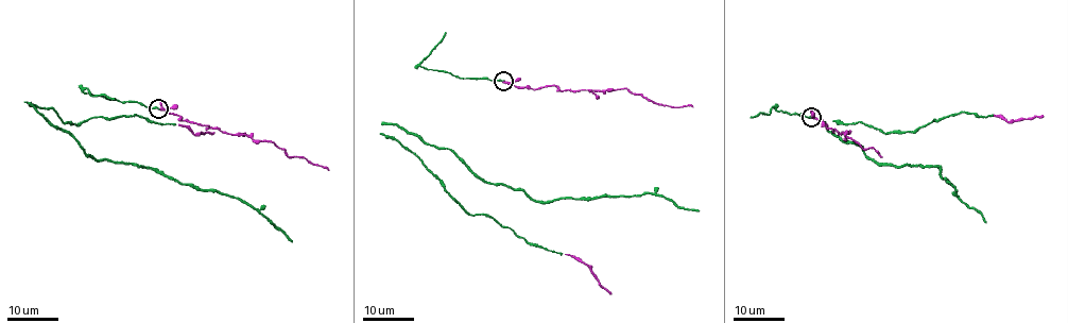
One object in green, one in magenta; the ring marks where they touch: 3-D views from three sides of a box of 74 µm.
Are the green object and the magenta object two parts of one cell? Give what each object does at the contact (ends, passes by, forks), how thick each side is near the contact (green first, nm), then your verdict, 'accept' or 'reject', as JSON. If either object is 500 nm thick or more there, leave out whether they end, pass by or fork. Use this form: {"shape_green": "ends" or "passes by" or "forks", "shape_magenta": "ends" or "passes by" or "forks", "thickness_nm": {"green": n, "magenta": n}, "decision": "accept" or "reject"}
{"shape_green": "ends", "shape_magenta": "passes by", "thickness_nm": {"green": 200, "magenta": 260}, "decision": "accept"}

